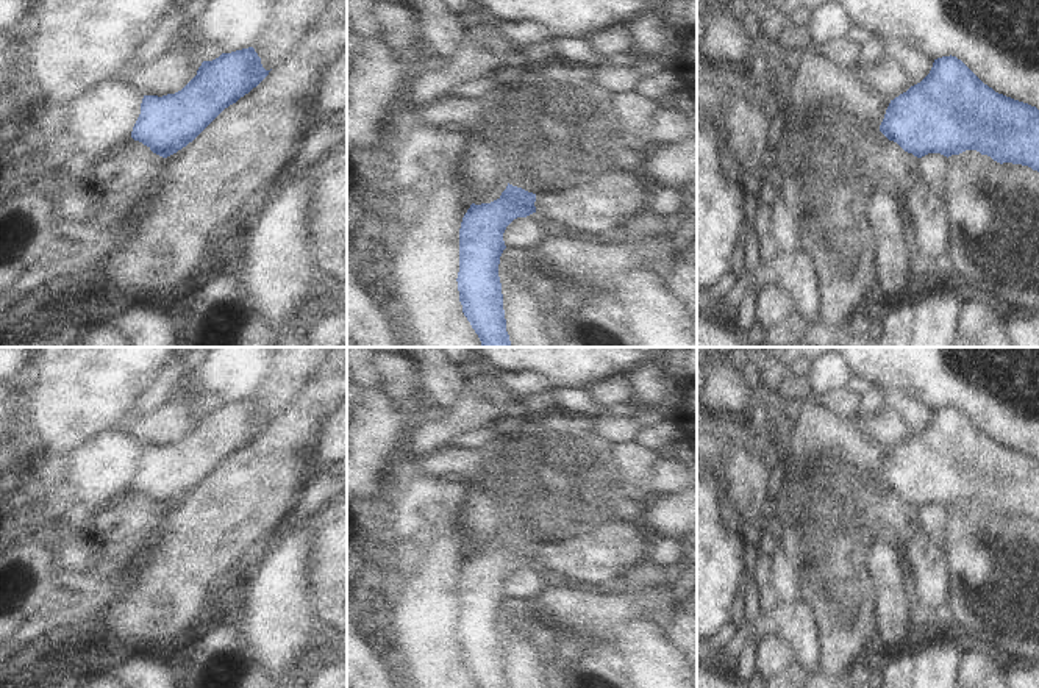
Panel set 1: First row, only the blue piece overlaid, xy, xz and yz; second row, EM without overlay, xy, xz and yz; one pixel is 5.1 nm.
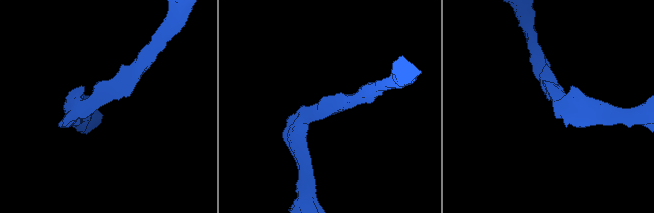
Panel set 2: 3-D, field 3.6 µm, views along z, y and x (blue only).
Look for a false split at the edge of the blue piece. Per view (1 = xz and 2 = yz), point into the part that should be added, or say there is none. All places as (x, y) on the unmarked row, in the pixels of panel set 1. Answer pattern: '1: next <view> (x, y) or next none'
1: next none
2: next none

